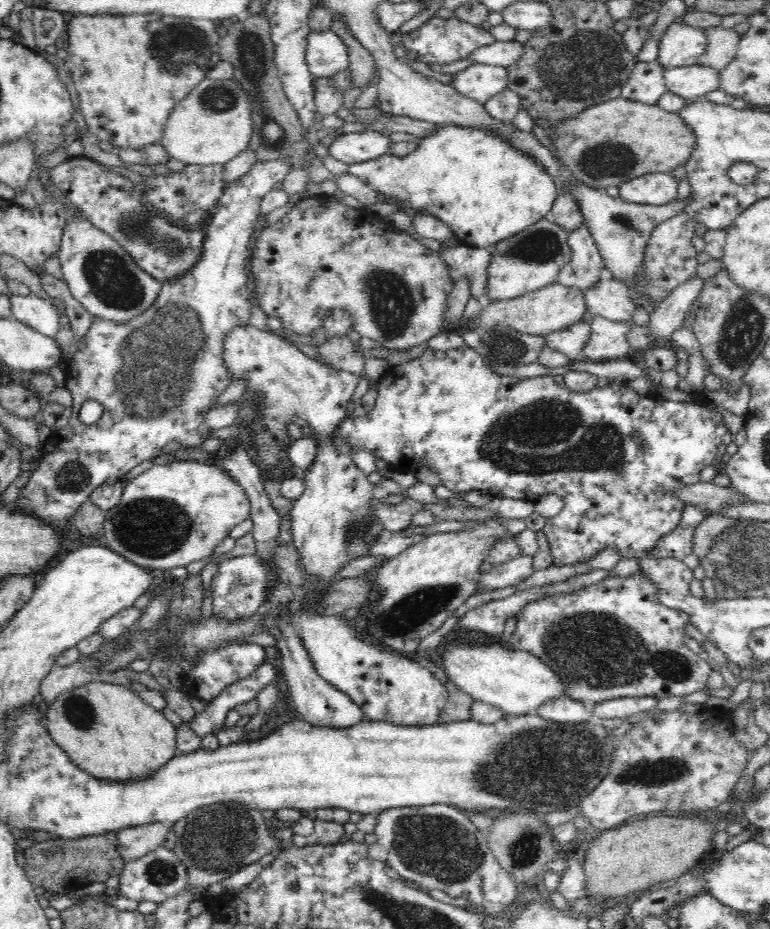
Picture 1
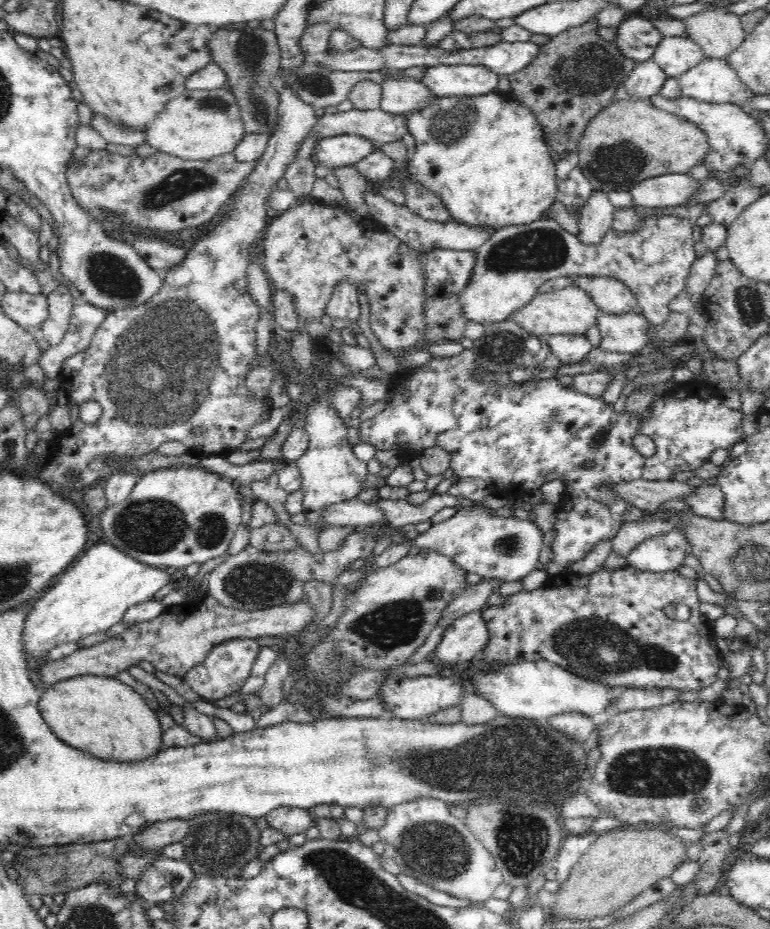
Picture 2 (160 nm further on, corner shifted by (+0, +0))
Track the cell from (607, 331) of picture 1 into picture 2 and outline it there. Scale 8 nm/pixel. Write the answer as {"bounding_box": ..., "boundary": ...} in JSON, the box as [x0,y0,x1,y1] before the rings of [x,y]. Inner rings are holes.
{"bounding_box":[598,311,651,353],"boundary":[[[632,311],[618,315],[601,312],[598,317],[602,335],[598,349],[604,352],[640,353],[651,340],[651,323],[642,313]]]}

